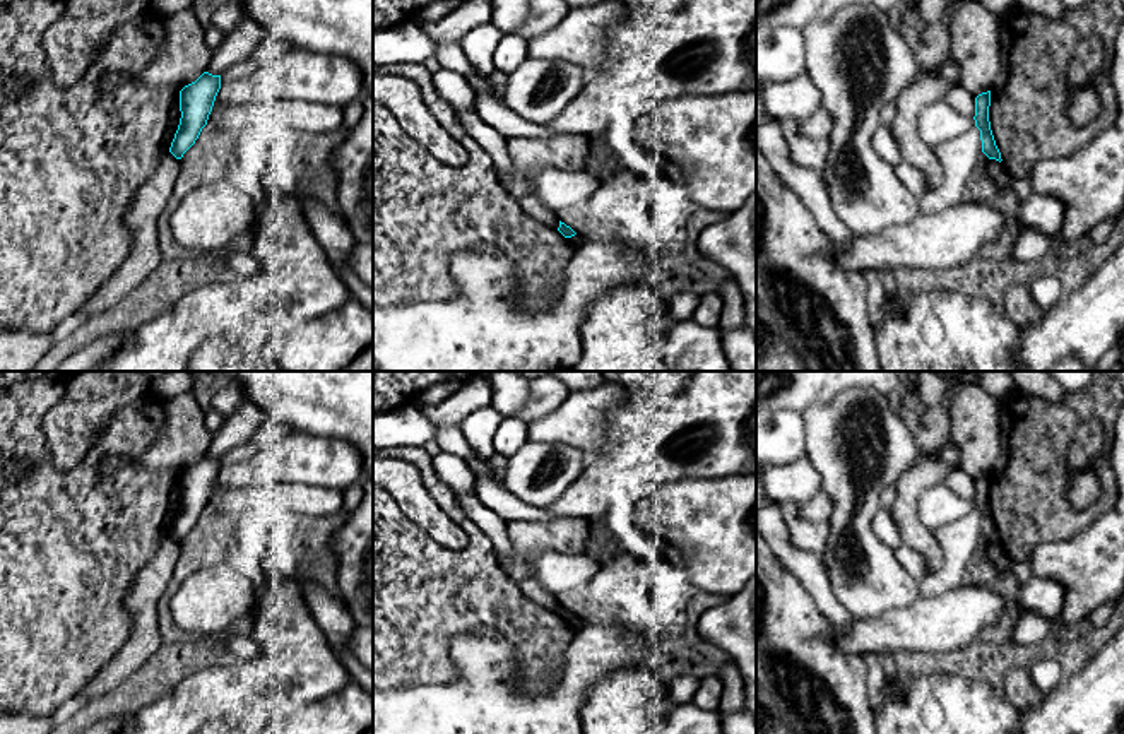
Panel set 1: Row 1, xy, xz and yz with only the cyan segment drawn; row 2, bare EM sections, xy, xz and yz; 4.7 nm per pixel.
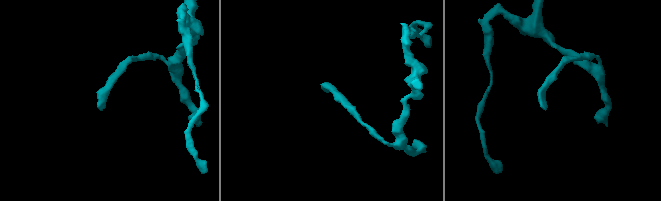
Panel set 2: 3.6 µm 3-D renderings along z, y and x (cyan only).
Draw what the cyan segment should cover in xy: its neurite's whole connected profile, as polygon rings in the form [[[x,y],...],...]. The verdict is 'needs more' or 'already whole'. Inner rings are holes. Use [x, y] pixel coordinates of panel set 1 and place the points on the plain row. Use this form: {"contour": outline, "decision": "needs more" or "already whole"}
{"contour": [[[204,455],[195,465],[180,474],[181,501],[169,530],[176,542],[183,541],[207,508],[219,472],[221,459]]], "decision": "already whole"}

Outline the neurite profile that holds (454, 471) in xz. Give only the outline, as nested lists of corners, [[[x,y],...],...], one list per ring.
[[[445,450],[433,457],[436,474],[457,493],[477,496],[476,472],[460,459]]]

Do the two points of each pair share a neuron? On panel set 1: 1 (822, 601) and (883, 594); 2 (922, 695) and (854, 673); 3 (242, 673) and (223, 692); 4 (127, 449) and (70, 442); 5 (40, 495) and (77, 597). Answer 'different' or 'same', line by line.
1: different
2: different
3: same
4: different
5: same

